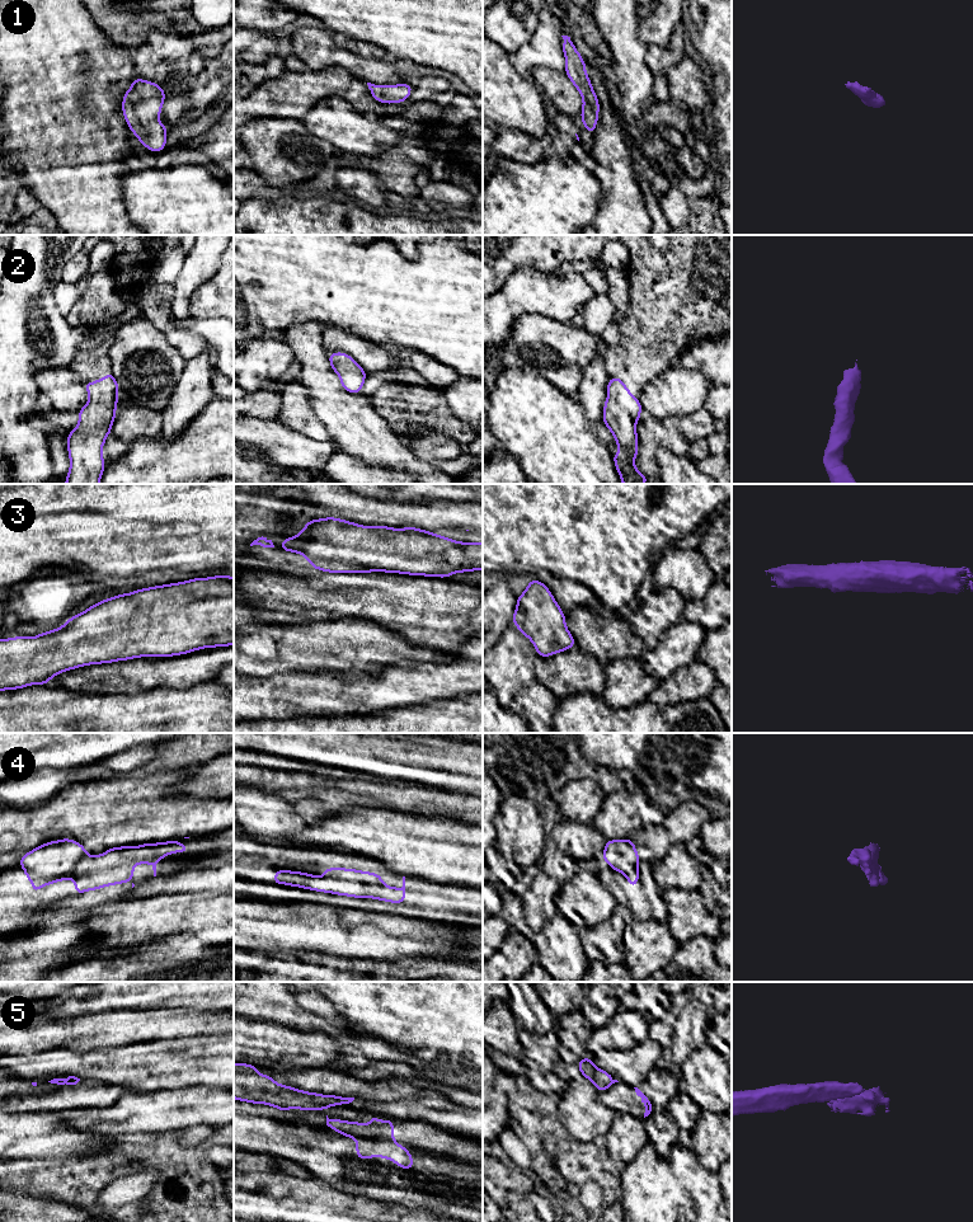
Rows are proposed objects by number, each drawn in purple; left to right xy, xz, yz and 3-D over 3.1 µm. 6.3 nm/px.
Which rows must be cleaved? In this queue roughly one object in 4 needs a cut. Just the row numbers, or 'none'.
4, 5

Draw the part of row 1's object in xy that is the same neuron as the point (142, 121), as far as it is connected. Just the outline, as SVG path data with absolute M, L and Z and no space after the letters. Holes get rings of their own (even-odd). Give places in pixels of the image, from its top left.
M135 77L123 95L122 113L128 128L151 152L166 147L168 127L158 121L165 99L160 85L138 77Z

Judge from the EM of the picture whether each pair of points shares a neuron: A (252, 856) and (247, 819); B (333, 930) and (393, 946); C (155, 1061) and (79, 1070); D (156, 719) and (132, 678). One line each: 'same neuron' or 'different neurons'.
A: different neurons
B: same neuron
C: same neuron
D: different neurons

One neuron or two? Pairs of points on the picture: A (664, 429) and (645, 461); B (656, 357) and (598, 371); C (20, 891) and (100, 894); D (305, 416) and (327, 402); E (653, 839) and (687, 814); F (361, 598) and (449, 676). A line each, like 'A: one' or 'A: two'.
A: one
B: two
C: one
D: two
E: one
F: two

